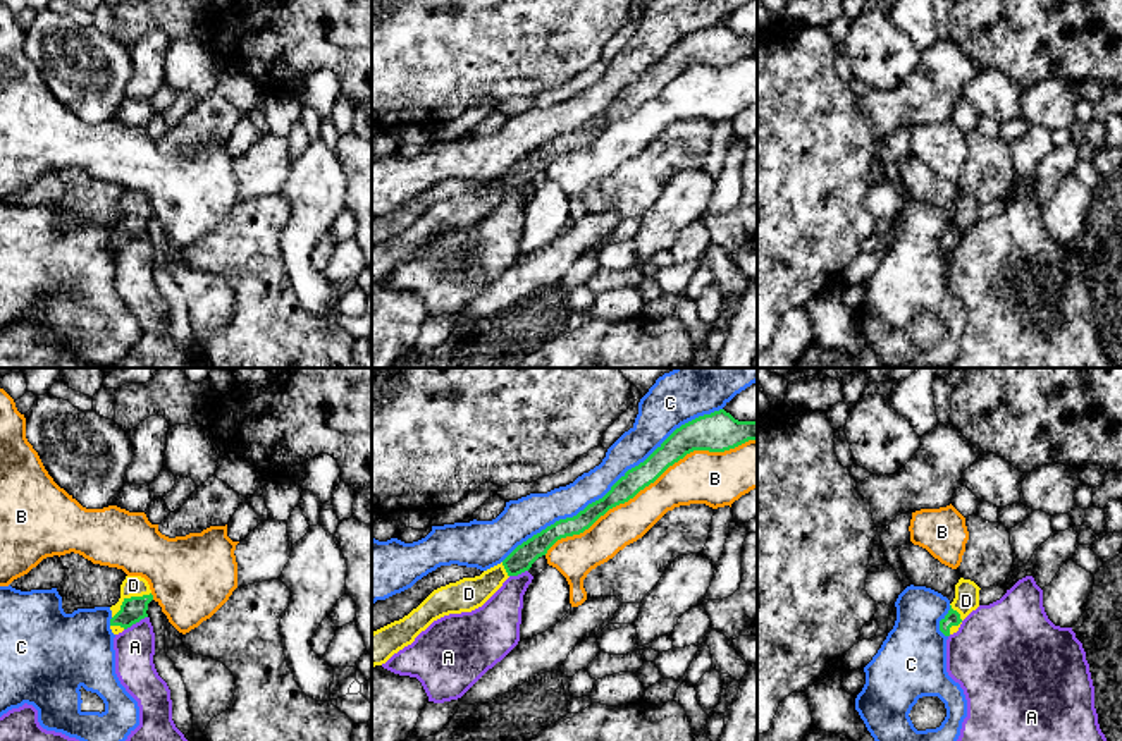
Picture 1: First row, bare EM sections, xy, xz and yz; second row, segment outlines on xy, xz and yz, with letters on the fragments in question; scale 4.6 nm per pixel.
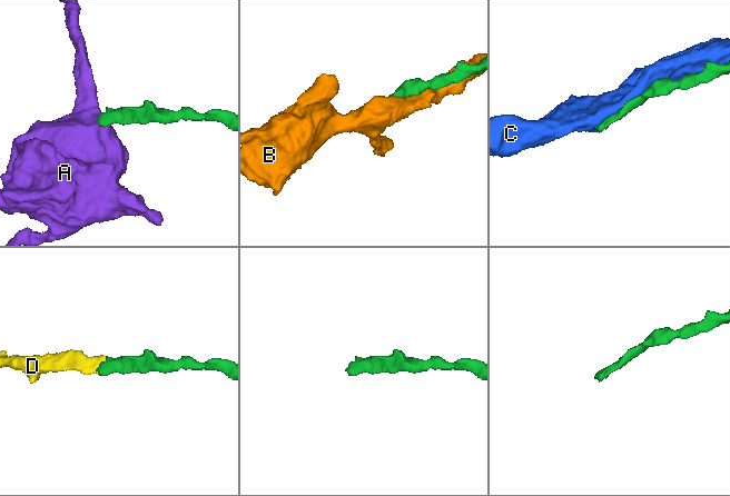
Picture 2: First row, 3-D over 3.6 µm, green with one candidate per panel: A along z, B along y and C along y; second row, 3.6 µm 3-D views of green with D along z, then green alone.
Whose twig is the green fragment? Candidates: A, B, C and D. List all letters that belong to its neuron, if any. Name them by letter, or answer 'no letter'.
D

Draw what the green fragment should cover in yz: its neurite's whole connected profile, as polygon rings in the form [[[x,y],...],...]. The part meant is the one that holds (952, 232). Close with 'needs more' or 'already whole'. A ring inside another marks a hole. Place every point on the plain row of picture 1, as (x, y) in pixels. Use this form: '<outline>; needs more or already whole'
[[[960,193],[955,199],[955,213],[950,218],[948,229],[940,236],[940,246],[950,251],[959,246],[962,236],[979,222],[979,201]]]; needs more

